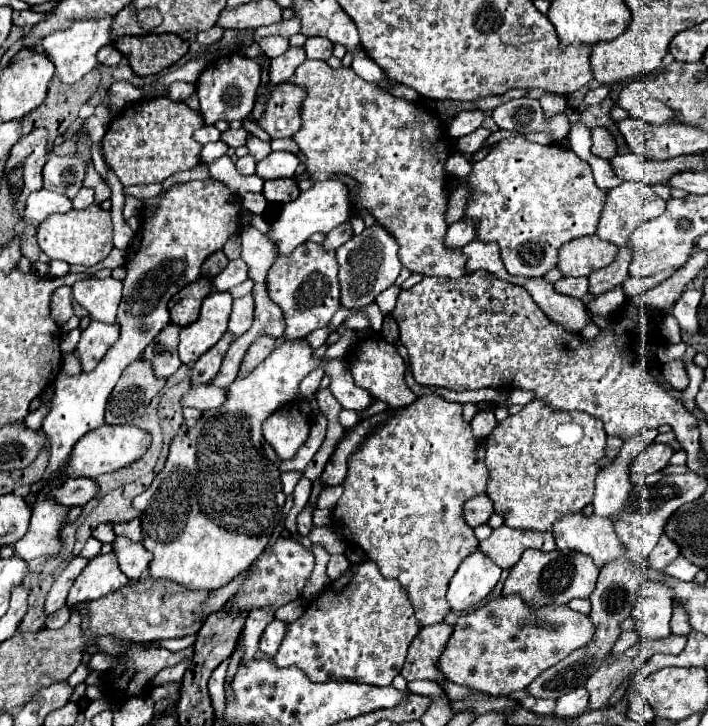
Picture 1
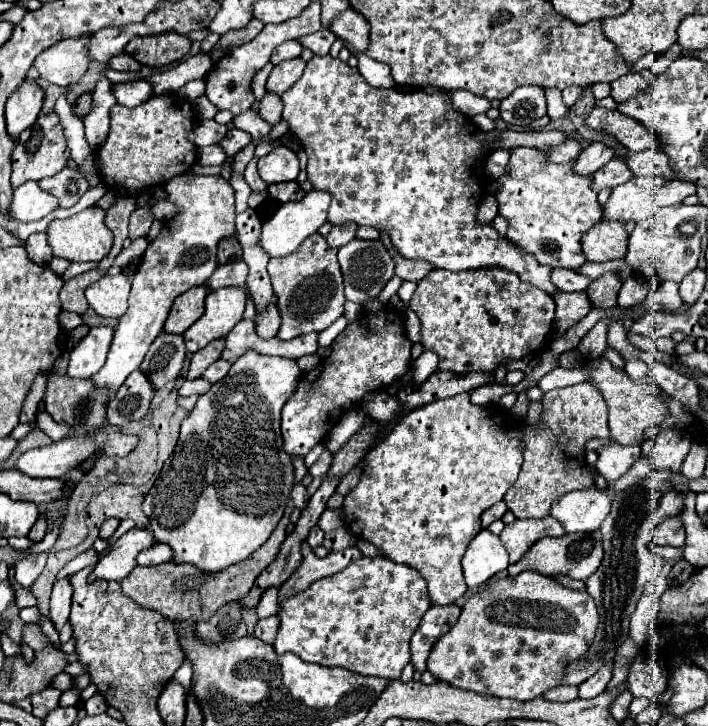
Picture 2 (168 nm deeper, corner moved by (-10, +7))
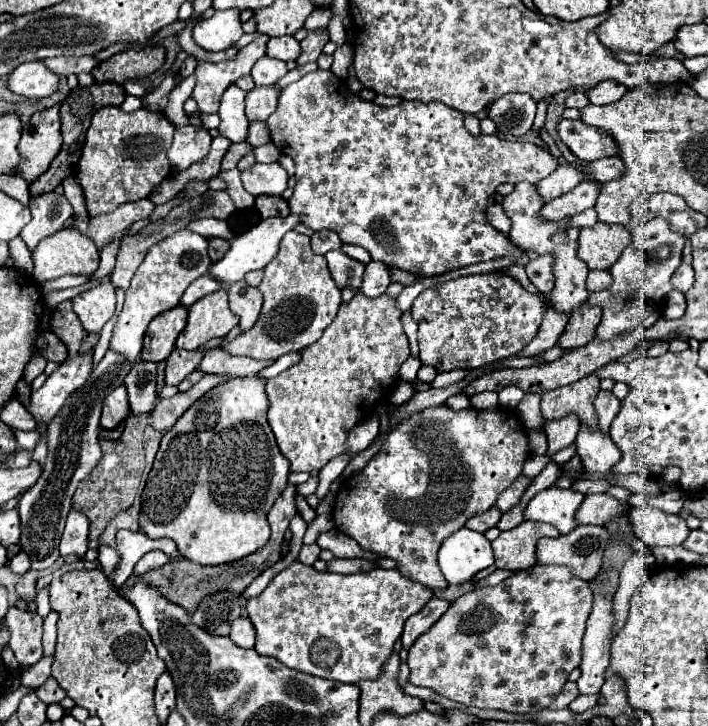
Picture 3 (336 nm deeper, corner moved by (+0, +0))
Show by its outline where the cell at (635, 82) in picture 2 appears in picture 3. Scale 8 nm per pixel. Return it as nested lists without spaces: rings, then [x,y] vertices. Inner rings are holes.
[[[610,79],[610,81],[602,81],[602,83],[598,83],[596,87],[588,89],[588,91],[586,91],[586,97],[588,97],[590,103],[594,103],[594,105],[608,105],[608,103],[618,101],[626,91],[628,91],[628,89],[626,89],[622,83]]]

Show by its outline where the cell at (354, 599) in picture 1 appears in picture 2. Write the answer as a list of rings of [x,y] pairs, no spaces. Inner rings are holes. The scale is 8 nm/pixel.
[[[364,556],[334,576],[316,580],[308,590],[280,604],[280,630],[274,642],[278,654],[292,652],[304,662],[320,666],[340,666],[362,676],[378,676],[386,680],[400,678],[402,668],[410,662],[410,638],[422,616],[430,608],[426,582],[410,568],[384,556]]]

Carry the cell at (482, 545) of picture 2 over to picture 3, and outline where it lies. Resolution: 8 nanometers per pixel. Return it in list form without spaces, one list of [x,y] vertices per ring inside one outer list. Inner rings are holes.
[[[462,527],[442,541],[438,565],[448,583],[464,583],[478,571],[494,565],[494,553],[490,541],[482,533]]]

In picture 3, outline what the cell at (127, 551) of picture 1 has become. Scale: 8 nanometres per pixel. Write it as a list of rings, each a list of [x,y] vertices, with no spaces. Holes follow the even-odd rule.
[[[150,551],[150,553],[146,553],[146,555],[136,563],[134,573],[136,573],[136,575],[142,575],[144,571],[154,571],[154,569],[158,569],[158,567],[164,567],[166,561],[168,561],[168,557],[166,557],[162,551]]]

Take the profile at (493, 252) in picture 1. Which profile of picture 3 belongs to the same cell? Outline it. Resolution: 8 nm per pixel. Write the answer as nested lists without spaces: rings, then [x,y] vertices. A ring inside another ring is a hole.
[[[492,203],[492,205],[488,207],[488,219],[490,219],[490,223],[492,223],[494,227],[498,227],[498,231],[502,231],[504,235],[508,235],[512,221],[510,221],[510,217],[504,213],[504,207],[502,207],[500,203]]]

